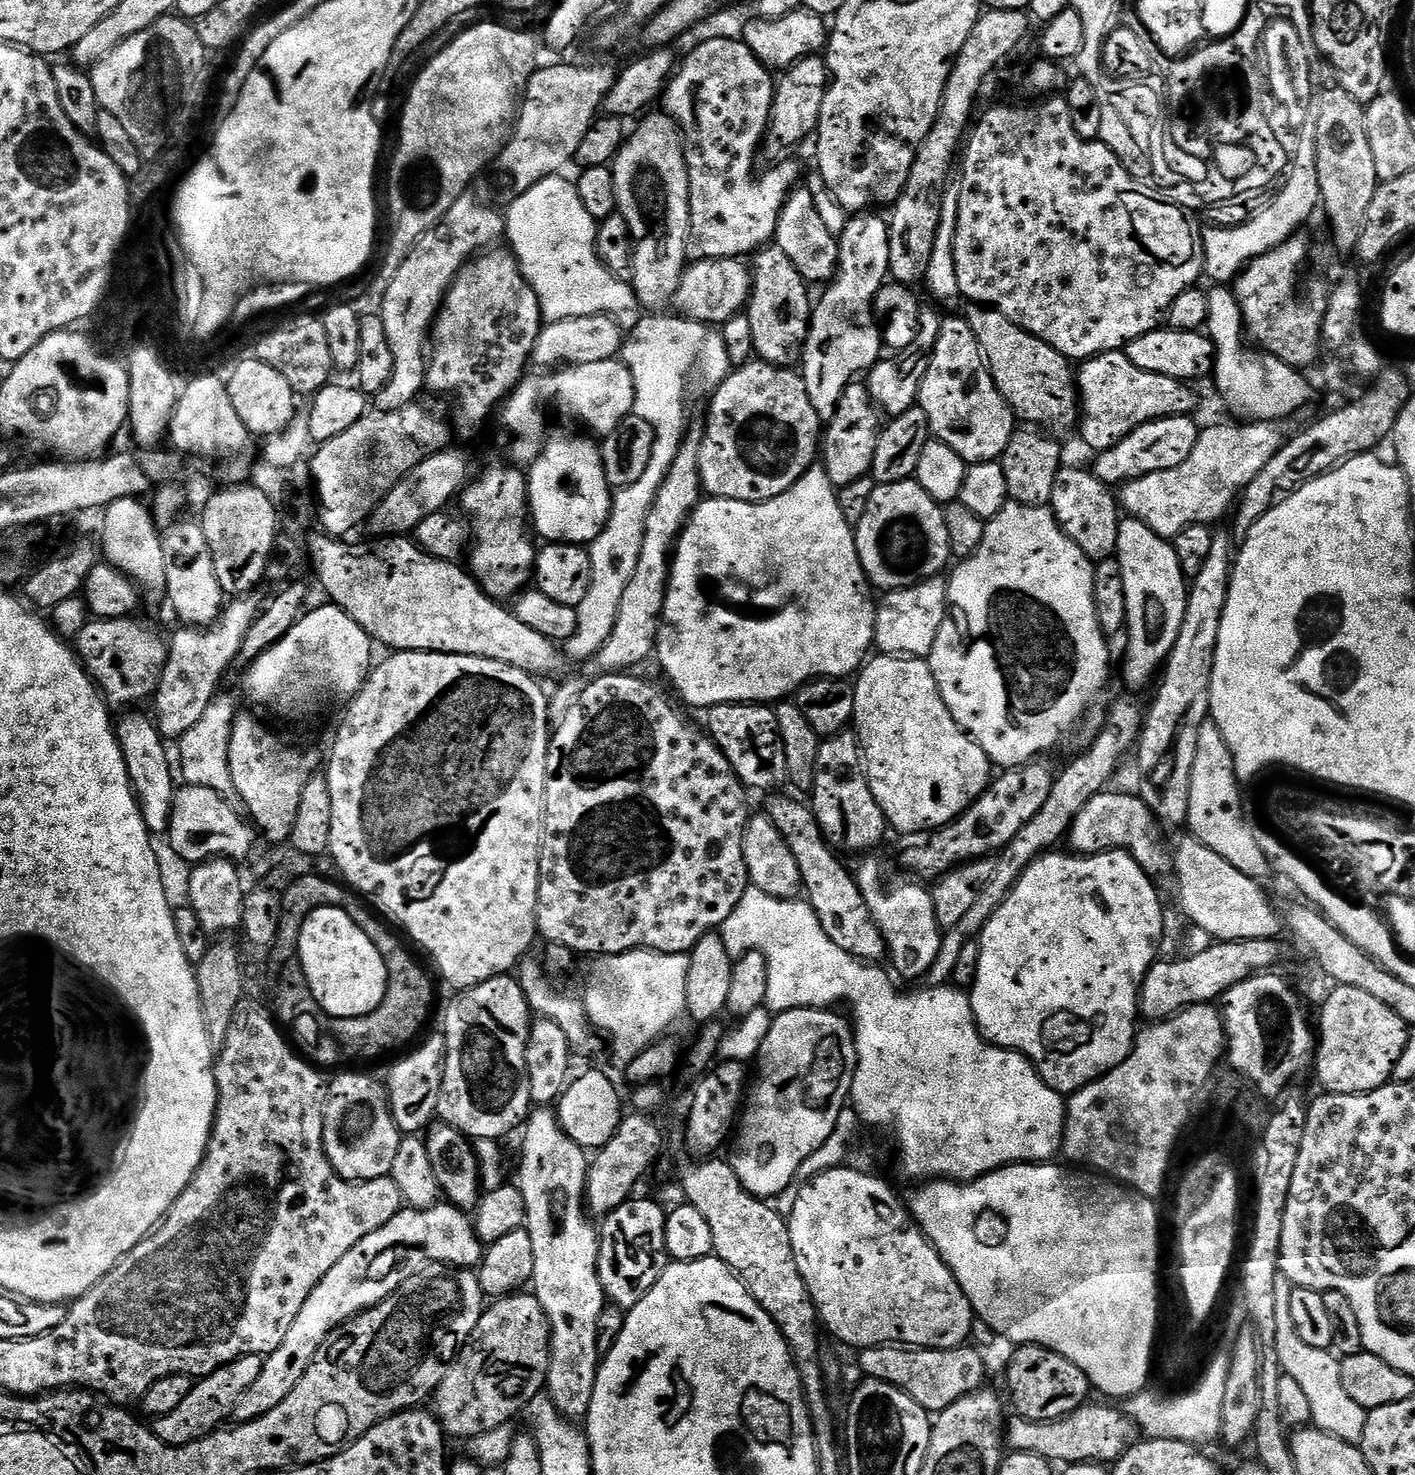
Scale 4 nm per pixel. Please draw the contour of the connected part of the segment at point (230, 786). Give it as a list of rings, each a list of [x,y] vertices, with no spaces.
[[[217,694],[210,702],[210,706],[206,706],[206,714],[202,714],[202,719],[180,737],[178,772],[184,784],[206,786],[218,793],[226,802],[226,806],[240,810],[243,809],[244,803],[234,786],[234,778],[230,774],[230,734],[232,733],[232,721],[237,715],[238,707],[236,708],[235,702],[224,694]]]

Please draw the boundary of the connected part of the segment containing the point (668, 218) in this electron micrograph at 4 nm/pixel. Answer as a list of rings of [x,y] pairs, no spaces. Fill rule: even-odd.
[[[667,114],[645,115],[636,129],[631,129],[626,143],[612,161],[616,206],[619,215],[626,218],[635,241],[632,253],[632,289],[644,310],[664,310],[676,299],[676,291],[686,267],[688,254],[688,232],[690,226],[690,174],[684,157],[684,138],[679,124]],[[649,168],[660,179],[664,191],[664,224],[668,227],[668,237],[664,248],[656,240],[640,240],[648,232],[648,224],[640,213],[640,200],[636,197],[636,179]]]

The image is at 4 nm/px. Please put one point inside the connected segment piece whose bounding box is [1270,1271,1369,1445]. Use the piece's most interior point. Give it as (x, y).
(1333, 1411)

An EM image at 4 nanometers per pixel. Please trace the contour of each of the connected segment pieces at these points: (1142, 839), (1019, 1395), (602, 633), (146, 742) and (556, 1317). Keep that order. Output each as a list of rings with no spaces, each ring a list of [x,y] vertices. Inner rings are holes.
[[[1099,792],[1078,814],[1072,822],[1066,837],[1073,853],[1082,856],[1097,856],[1099,852],[1123,850],[1129,852],[1139,862],[1143,872],[1157,874],[1164,868],[1164,836],[1156,815],[1148,809],[1139,795],[1128,792]]]
[[[1022,1344],[1008,1360],[1008,1396],[1010,1408],[1015,1415],[1030,1422],[1050,1422],[1062,1418],[1083,1404],[1089,1403],[1090,1385],[1086,1374],[1074,1366],[1062,1354],[1051,1352],[1040,1344]]]
[[[644,314],[640,321],[627,333],[623,343],[622,359],[628,369],[632,371],[636,390],[635,415],[646,418],[652,424],[656,437],[654,438],[654,454],[650,454],[650,466],[646,466],[642,478],[634,482],[634,486],[615,489],[612,498],[612,509],[603,530],[594,538],[588,548],[588,556],[592,560],[592,585],[582,598],[578,614],[578,630],[566,641],[566,652],[576,660],[591,661],[602,650],[606,638],[614,630],[614,622],[618,618],[618,602],[622,602],[622,594],[634,578],[634,570],[638,566],[638,554],[642,554],[642,534],[646,534],[646,518],[654,506],[654,498],[666,482],[666,474],[670,474],[670,466],[674,466],[674,458],[678,458],[678,450],[684,441],[684,434],[688,430],[690,417],[688,417],[688,379],[697,372],[705,376],[712,386],[721,384],[733,371],[730,354],[726,354],[726,342],[723,335],[715,327],[699,324],[697,320],[686,320],[679,314]]]
[[[140,710],[125,712],[128,713],[121,720],[119,717],[115,729],[126,762],[128,777],[132,783],[132,791],[136,793],[136,801],[140,803],[140,813],[149,833],[156,838],[163,837],[168,831],[168,818],[172,813],[172,803],[178,787],[177,777],[174,775],[174,760],[173,757],[172,760],[168,757],[167,746],[169,745],[165,737],[160,735],[159,728],[149,717],[147,720]],[[172,772],[174,777],[172,777]]]
[[[540,1106],[529,1115],[523,1125],[524,1141],[520,1144],[520,1180],[518,1187],[524,1205],[526,1218],[524,1228],[530,1236],[534,1249],[534,1272],[530,1283],[531,1291],[538,1298],[552,1331],[550,1366],[546,1381],[546,1392],[553,1404],[565,1417],[587,1417],[588,1407],[594,1394],[596,1372],[600,1369],[602,1347],[600,1348],[600,1315],[604,1312],[606,1297],[604,1287],[598,1278],[598,1254],[600,1234],[593,1217],[586,1211],[588,1195],[588,1166],[590,1156],[564,1133],[560,1117],[551,1107]]]

